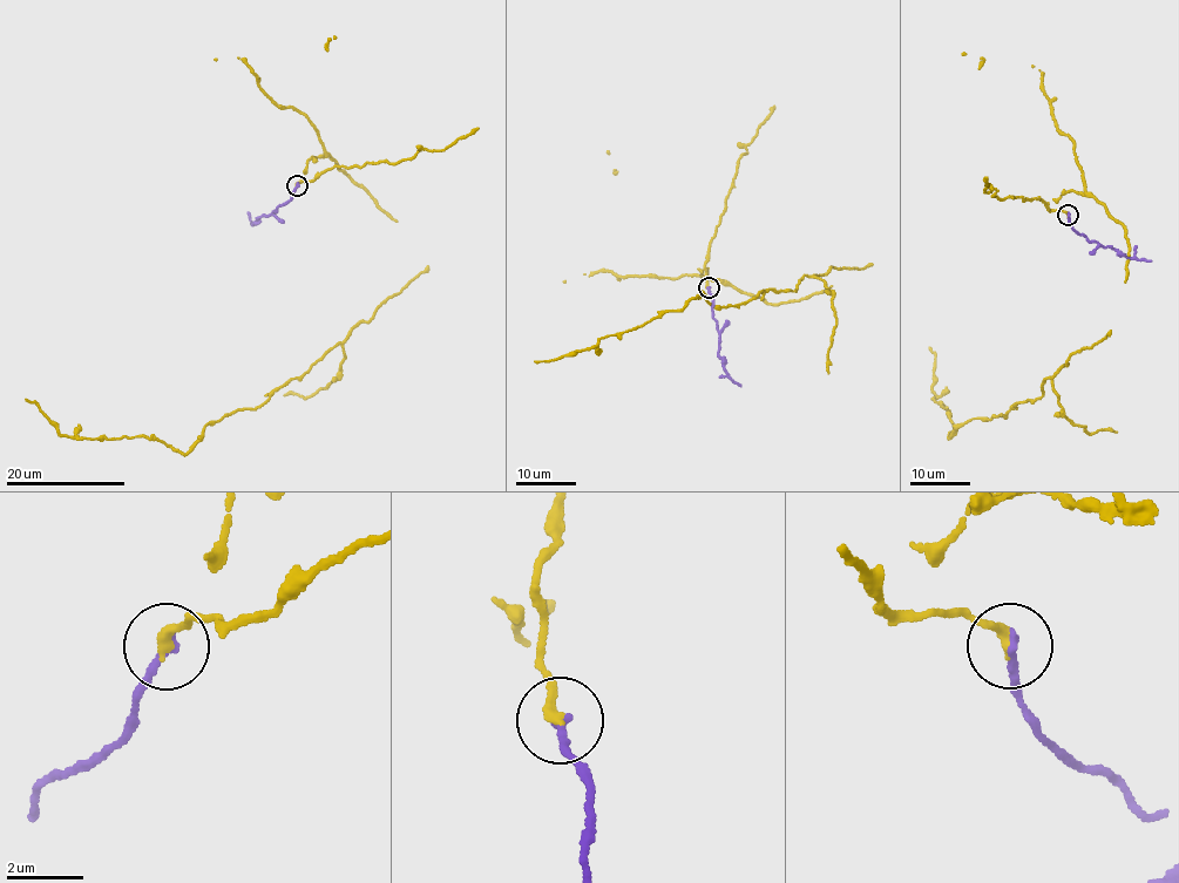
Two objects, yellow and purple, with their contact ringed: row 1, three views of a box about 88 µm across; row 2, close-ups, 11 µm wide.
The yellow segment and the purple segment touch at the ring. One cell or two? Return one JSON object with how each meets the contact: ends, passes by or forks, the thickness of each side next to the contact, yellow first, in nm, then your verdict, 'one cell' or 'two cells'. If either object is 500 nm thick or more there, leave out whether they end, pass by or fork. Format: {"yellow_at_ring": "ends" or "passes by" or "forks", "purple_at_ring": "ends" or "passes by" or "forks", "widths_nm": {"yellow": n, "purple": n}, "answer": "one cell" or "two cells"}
{"yellow_at_ring": "ends", "purple_at_ring": "ends", "widths_nm": {"yellow": 280, "purple": 260}, "answer": "one cell"}

